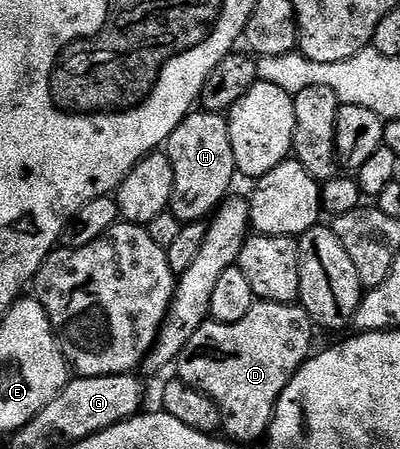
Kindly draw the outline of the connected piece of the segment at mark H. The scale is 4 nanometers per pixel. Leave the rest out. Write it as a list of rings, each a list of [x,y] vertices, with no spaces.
[[[206,111],[188,113],[177,131],[169,135],[165,152],[169,163],[173,163],[173,195],[169,212],[184,223],[210,218],[227,200],[232,192],[231,184],[237,178],[226,116]]]

